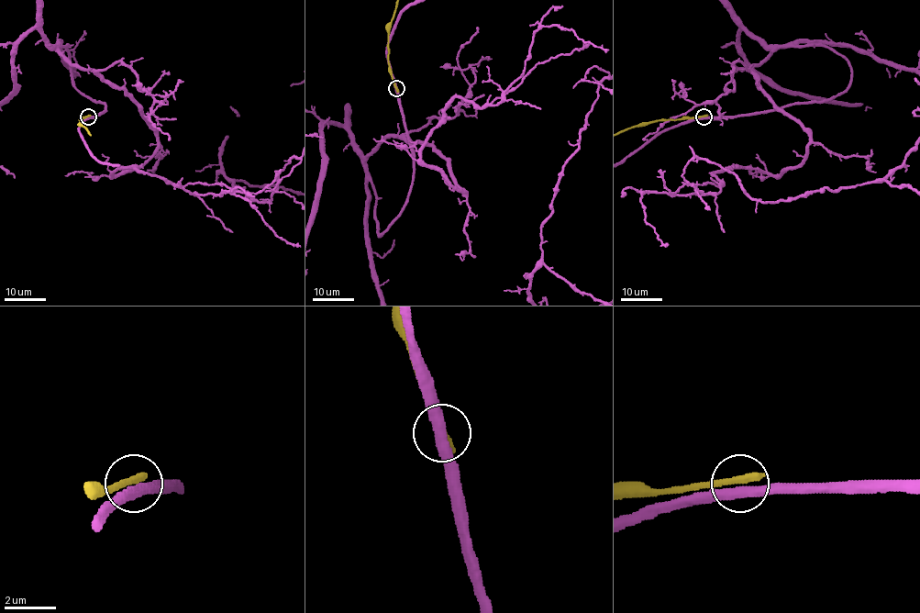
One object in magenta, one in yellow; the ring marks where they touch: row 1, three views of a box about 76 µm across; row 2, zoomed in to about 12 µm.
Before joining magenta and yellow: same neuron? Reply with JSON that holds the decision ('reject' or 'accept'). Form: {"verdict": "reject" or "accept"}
{"verdict": "reject"}

